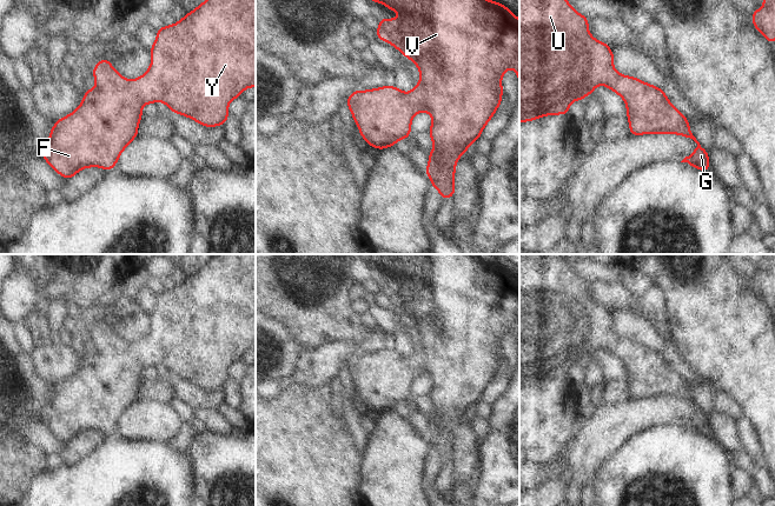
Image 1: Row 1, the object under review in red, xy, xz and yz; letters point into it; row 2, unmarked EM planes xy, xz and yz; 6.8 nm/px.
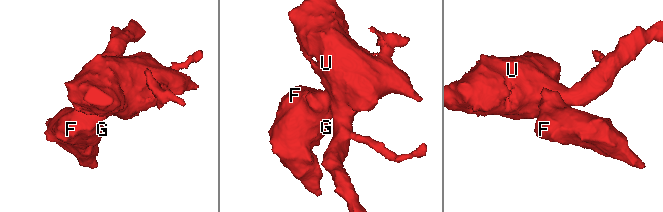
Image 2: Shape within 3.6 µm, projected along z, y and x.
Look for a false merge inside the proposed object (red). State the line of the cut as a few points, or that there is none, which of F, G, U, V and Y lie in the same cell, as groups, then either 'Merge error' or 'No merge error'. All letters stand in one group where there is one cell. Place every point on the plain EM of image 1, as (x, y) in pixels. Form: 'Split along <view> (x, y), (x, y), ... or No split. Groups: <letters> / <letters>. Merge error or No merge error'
No split. Groups: F G U V Y. No merge error.

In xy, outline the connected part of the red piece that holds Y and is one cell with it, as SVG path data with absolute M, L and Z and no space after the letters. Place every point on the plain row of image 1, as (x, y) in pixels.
M214 254L180 285L159 292L150 318L152 326L147 335L131 345L102 321L92 333L97 351L86 353L80 369L53 388L41 413L42 422L66 444L87 431L101 431L107 435L115 431L122 414L138 399L139 385L144 380L141 372L147 366L163 365L171 375L191 381L205 391L225 388L230 381L230 366L241 360L245 352L256 351L256 254Z

